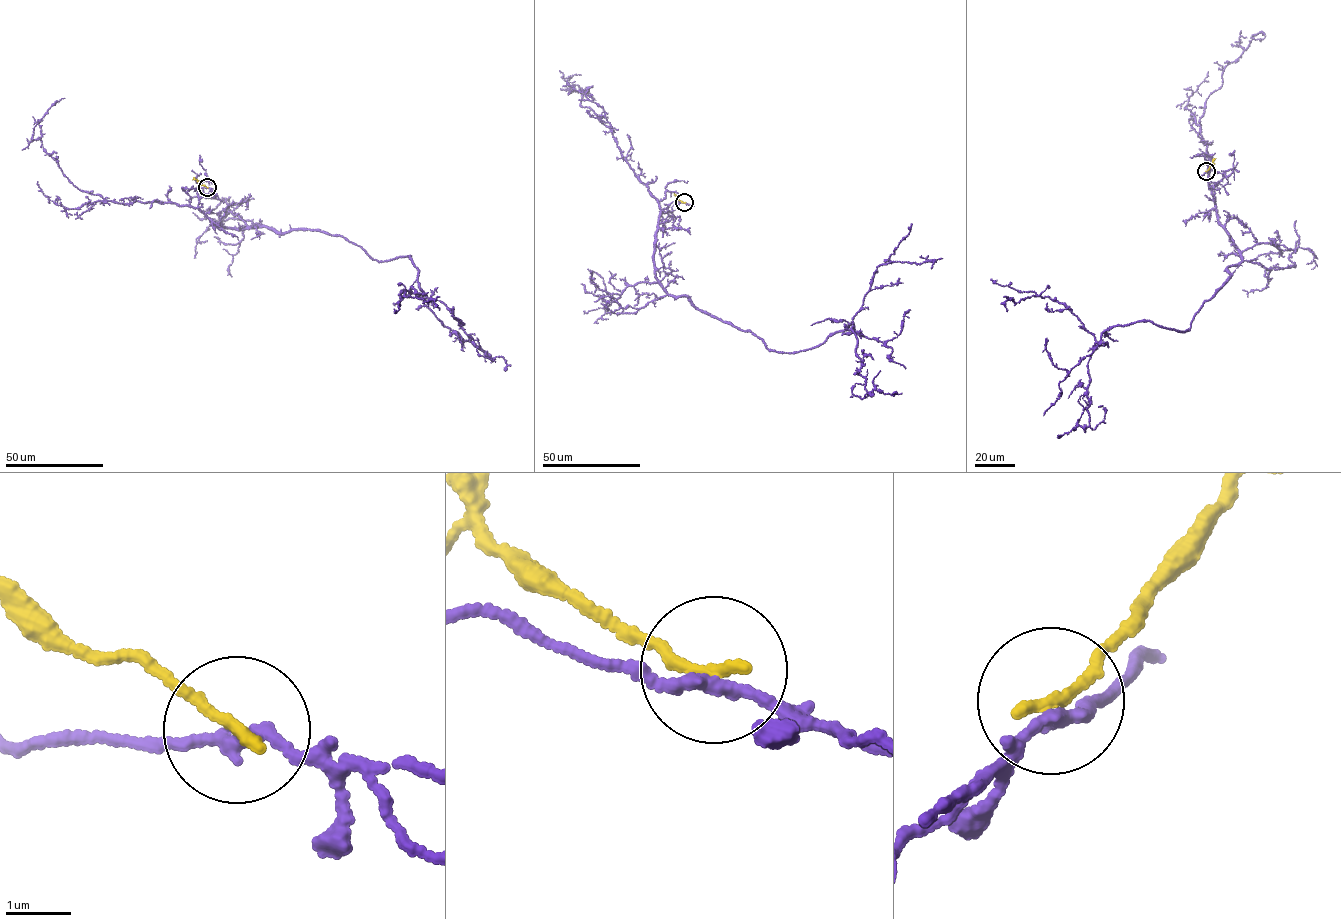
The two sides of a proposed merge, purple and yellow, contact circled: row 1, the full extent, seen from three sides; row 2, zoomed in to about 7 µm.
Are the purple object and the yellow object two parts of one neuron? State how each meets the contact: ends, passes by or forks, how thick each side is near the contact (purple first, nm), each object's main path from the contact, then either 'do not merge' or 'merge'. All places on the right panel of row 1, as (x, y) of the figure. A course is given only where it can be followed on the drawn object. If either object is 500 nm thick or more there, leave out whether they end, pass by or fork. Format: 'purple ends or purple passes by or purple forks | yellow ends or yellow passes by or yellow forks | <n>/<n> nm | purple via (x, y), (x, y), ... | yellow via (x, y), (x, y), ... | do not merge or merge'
purple passes by | yellow ends | 190/190 nm | purple via (1206, 171), (1223, 176), (1215, 208), (1242, 261), (1184, 332), (1136, 322), (1098, 342), (1047, 297), (1007, 311) | yellow via (1206, 171), (1216, 158) | do not merge

